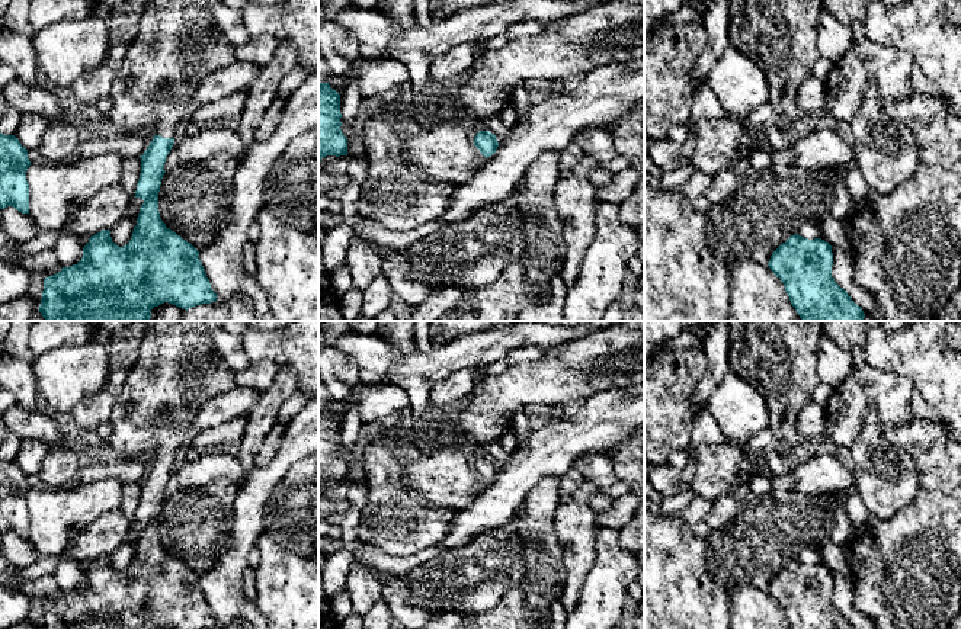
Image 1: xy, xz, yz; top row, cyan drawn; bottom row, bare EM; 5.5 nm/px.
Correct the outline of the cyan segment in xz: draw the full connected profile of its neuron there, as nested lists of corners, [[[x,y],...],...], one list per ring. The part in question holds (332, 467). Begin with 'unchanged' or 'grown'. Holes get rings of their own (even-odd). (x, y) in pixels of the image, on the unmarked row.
unchanged | [[[318,408],[318,487],[327,481],[347,481],[340,443],[340,420],[329,408]]]

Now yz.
unchanged | [[[791,561],[768,591],[784,609],[791,629],[855,629],[832,603],[832,571],[821,564]]]

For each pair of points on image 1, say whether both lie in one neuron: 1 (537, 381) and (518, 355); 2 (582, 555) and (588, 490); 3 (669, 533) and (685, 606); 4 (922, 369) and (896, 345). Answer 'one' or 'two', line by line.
1: two
2: one
3: one
4: one

